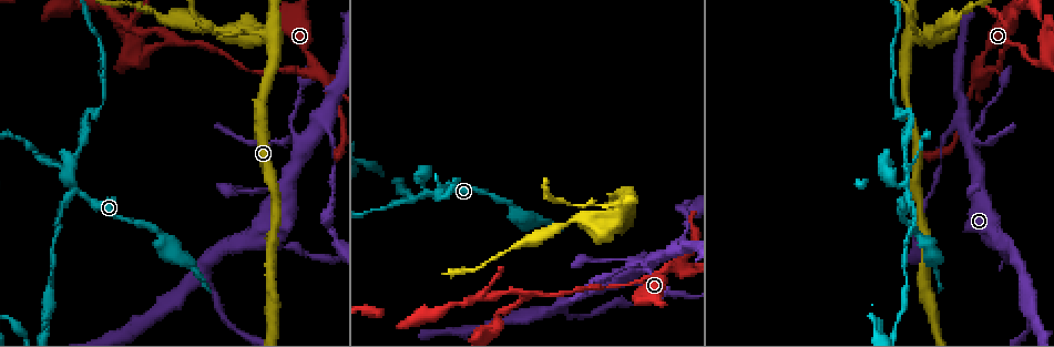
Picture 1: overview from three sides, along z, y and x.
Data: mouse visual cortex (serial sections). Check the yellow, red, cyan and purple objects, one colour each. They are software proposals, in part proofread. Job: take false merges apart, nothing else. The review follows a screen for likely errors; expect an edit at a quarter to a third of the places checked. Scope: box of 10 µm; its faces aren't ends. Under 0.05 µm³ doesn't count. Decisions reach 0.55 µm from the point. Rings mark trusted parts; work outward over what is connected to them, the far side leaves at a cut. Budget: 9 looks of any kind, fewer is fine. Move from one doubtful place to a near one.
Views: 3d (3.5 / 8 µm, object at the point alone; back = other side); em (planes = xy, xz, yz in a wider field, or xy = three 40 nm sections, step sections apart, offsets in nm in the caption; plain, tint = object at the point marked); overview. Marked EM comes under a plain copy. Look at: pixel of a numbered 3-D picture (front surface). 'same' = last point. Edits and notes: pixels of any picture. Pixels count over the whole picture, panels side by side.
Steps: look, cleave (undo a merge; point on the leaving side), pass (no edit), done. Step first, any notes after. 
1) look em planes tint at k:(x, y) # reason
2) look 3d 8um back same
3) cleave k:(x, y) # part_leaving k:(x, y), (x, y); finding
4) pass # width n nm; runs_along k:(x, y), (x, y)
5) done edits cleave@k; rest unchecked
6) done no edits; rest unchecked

look 3d 8um at 1:(301, 148) # thick turns thin

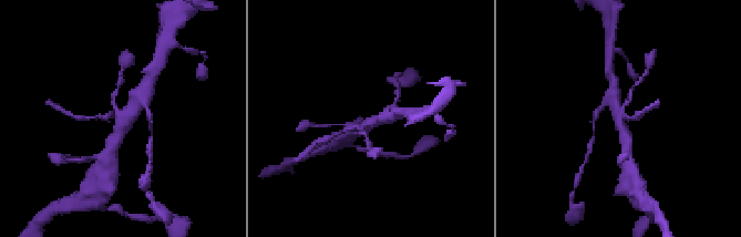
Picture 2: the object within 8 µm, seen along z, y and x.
look em xy step 3 tint same

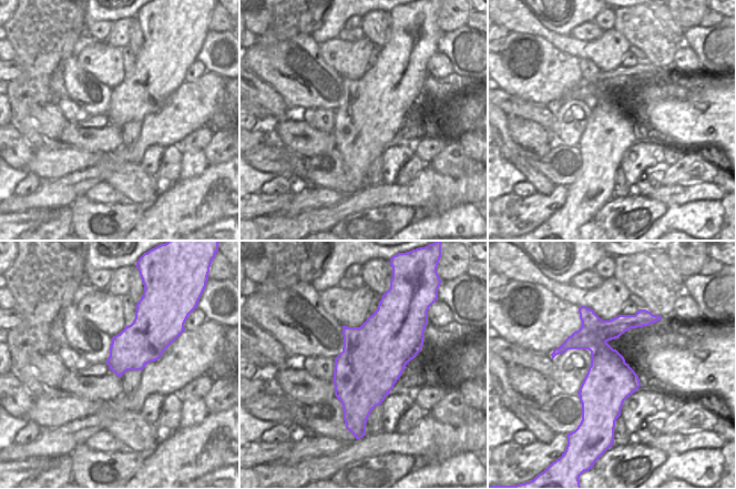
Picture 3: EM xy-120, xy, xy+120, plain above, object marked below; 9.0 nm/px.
pass # width 600 nm; runs_along 2:(111, 150), (140, 94); all the same cell

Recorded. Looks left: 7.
look 3d 8um at 1:(323, 78) # arms run side by side

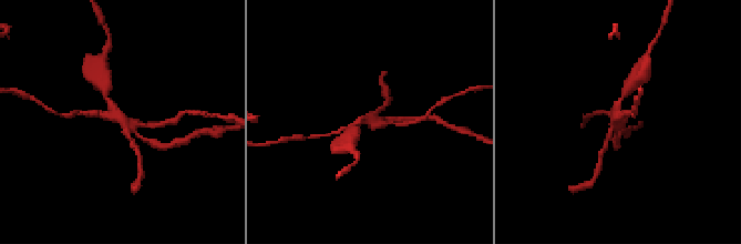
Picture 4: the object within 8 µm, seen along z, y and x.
look 3d 3.5um same # closer look

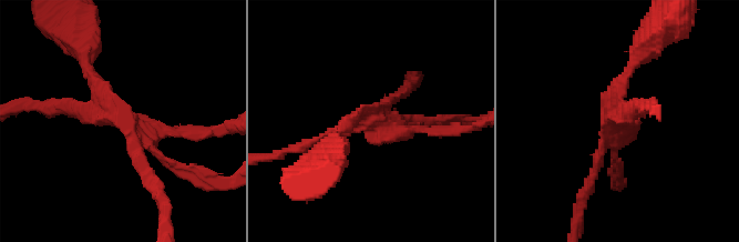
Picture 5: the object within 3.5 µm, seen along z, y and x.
look em xy step 5 tint at 5:(373, 113) # arms 4; arm_widths 150, 150, 150, 200 nm

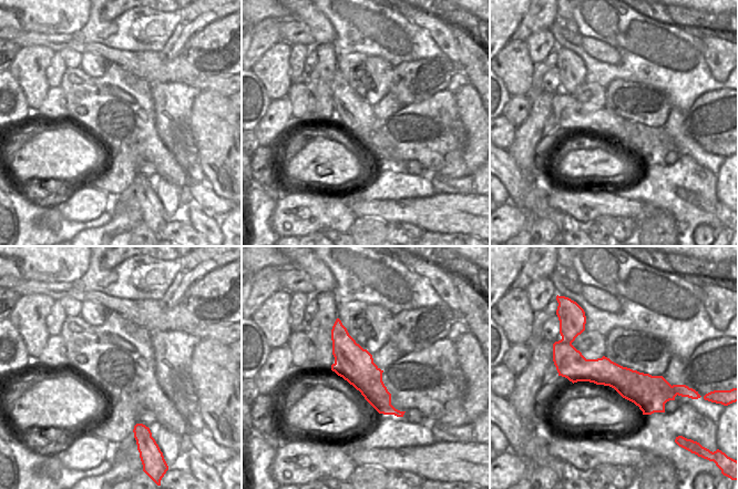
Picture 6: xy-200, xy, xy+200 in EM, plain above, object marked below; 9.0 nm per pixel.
cleave 5:(57, 102) # border 6:(381, 374), (370, 380), (362, 395); a second cell is stuck on

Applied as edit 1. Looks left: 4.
look 3d 3.5um at 1:(272, 38) # sharp bend

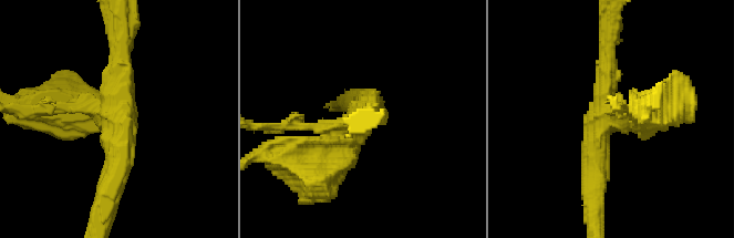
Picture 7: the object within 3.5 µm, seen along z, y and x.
look em xy step 1 tint at 7:(115, 124) # arms 4; arm_widths 200, 300, 350, 400 nm

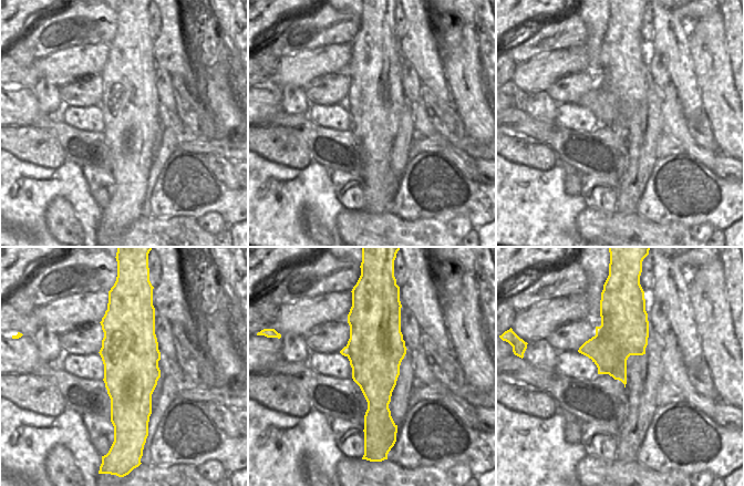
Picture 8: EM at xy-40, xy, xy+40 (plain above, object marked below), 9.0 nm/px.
look em xy step 5 tint same

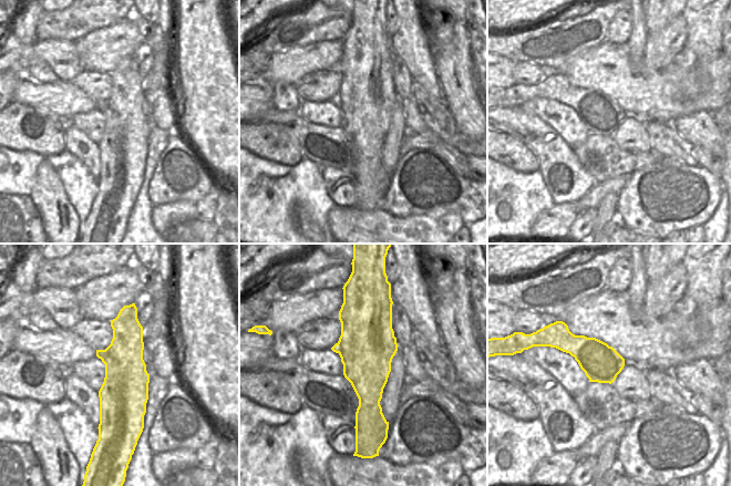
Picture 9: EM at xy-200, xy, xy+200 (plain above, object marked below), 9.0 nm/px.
cleave 7:(68, 95) # width 500 nm; part_leaving 7:(613, 120), (644, 110); two cells meet here

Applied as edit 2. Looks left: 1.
done edits cleave@5, cleave@7; rest unchecked

